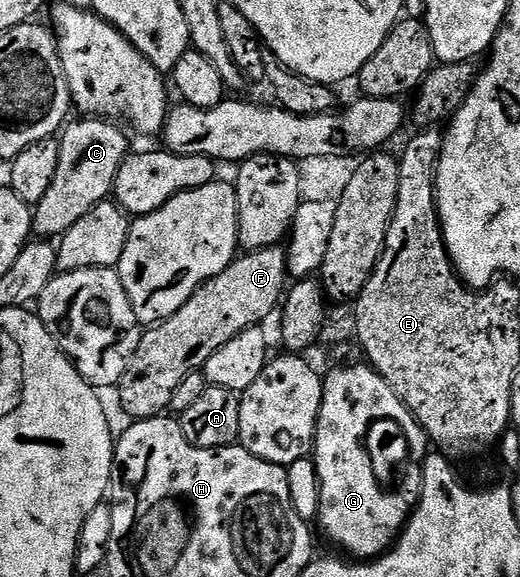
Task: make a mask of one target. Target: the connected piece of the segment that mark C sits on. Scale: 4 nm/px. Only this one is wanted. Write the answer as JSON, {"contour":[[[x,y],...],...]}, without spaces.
{"contour":[[[109,118],[77,119],[81,120],[74,119],[60,133],[58,170],[46,194],[33,208],[33,231],[41,238],[64,236],[75,222],[79,222],[79,218],[83,218],[83,214],[102,203],[108,197],[105,195],[114,191],[117,172],[131,152],[129,140],[125,137],[126,129],[120,123]]]}

